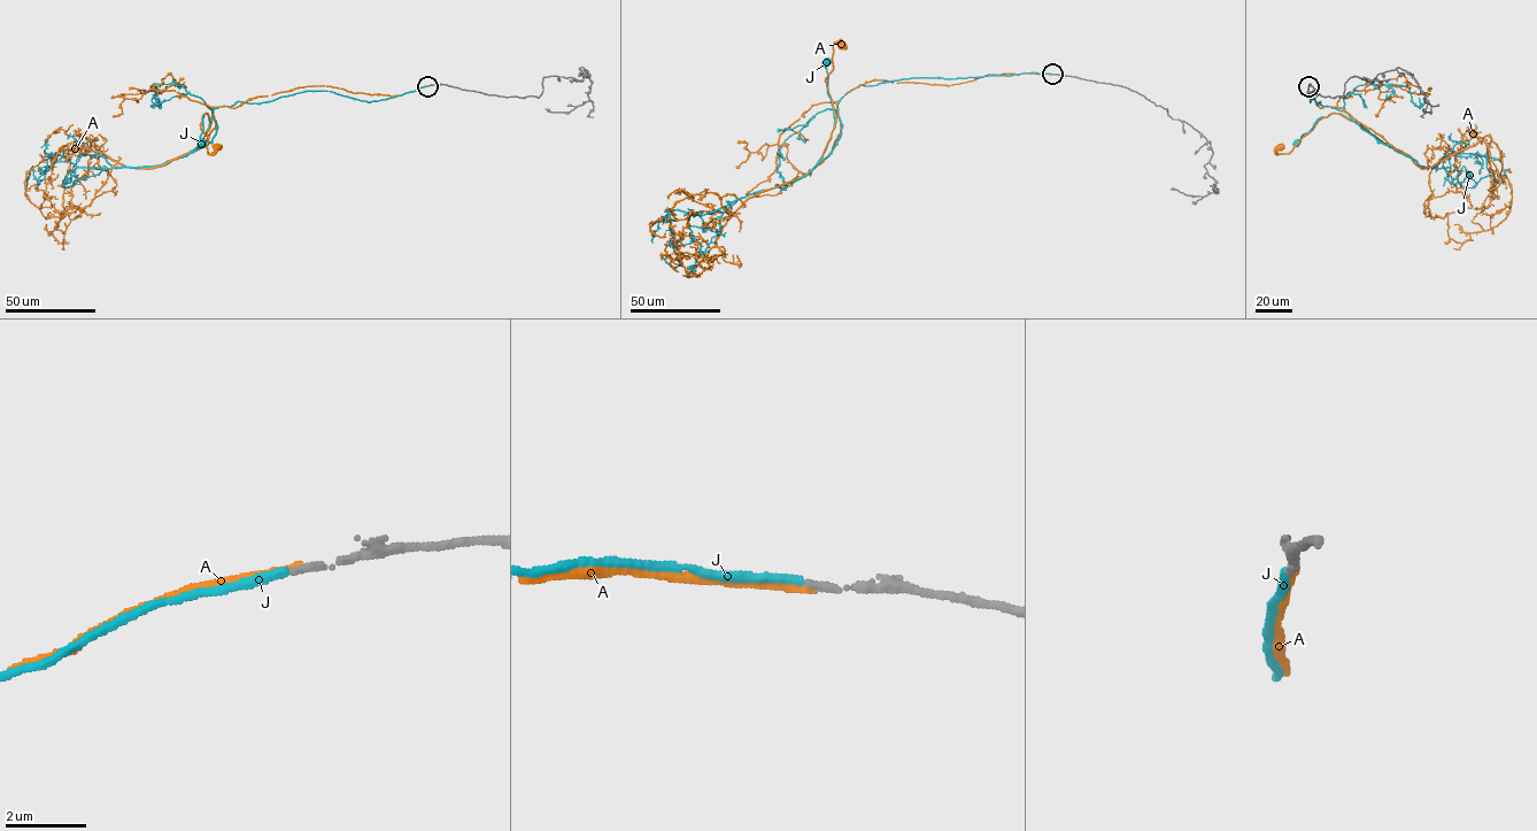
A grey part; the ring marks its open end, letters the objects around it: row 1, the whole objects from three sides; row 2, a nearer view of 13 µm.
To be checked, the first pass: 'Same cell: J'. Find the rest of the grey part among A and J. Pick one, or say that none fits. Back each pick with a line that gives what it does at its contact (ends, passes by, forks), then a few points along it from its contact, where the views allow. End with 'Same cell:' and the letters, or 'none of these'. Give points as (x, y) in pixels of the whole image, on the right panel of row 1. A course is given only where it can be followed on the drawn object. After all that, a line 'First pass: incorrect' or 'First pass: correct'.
J: it ends | via (1308, 85), (1310, 101), (1313, 91), (1318, 104), (1346, 112), (1398, 151), (1336, 113), (1320, 117), (1296, 143)
Same cell: J
First pass: correct

